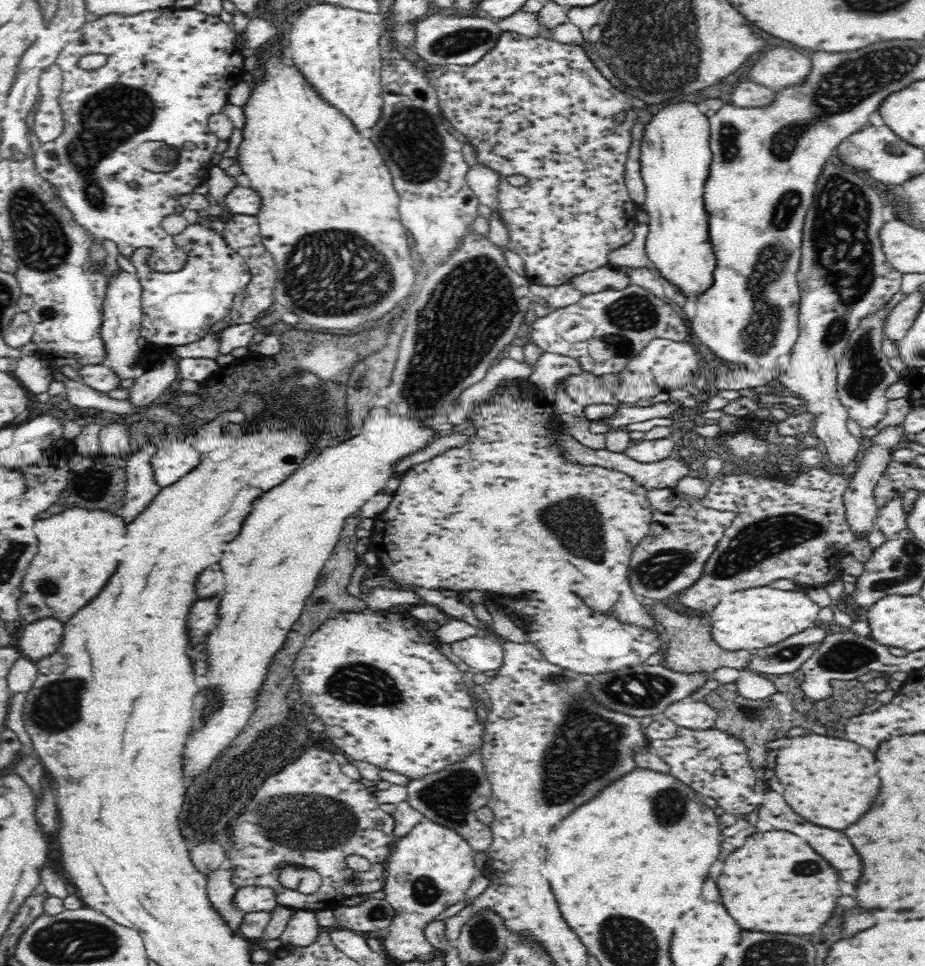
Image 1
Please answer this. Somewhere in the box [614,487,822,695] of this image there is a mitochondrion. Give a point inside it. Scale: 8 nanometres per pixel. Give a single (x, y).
(658, 570)

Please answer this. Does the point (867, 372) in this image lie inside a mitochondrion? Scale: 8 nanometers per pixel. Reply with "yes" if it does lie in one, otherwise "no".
yes

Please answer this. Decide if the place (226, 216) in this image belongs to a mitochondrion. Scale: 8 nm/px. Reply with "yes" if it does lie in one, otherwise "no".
no

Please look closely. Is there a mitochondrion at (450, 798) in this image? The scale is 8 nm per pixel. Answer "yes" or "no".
yes

